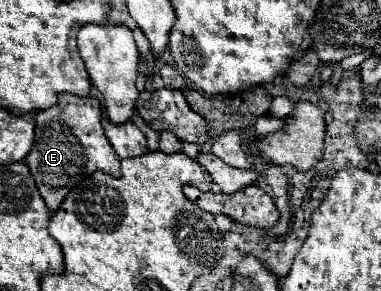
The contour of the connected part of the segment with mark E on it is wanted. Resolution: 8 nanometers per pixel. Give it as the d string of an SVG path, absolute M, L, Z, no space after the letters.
M60 93L56 105L36 113L36 139L26 161L50 211L58 209L66 193L84 175L90 175L98 169L110 175L120 175L120 159L102 131L100 115L102 111L98 99L76 97L70 93Z

